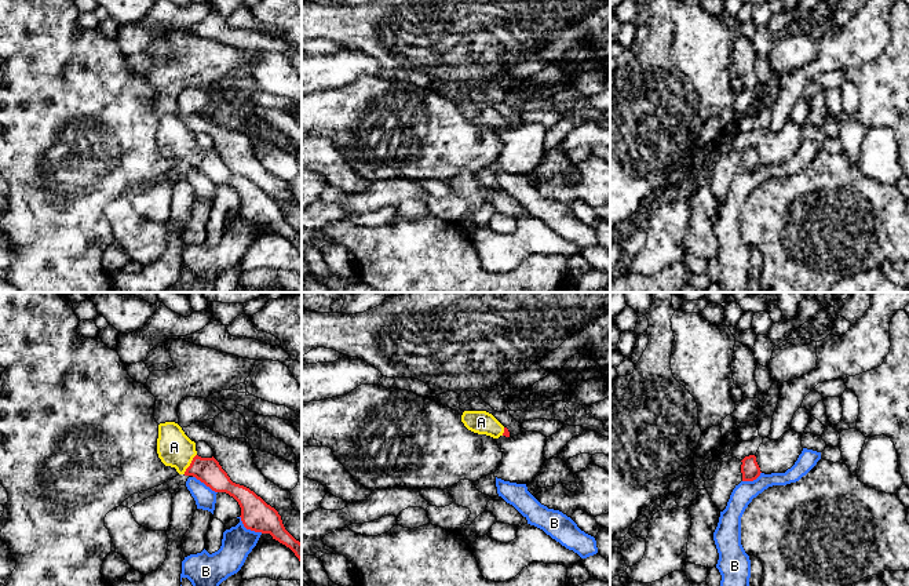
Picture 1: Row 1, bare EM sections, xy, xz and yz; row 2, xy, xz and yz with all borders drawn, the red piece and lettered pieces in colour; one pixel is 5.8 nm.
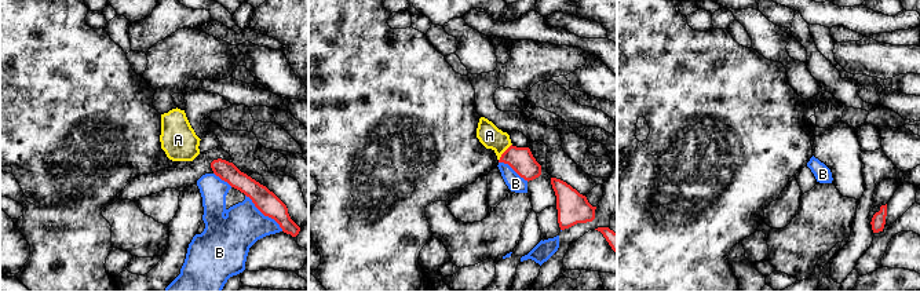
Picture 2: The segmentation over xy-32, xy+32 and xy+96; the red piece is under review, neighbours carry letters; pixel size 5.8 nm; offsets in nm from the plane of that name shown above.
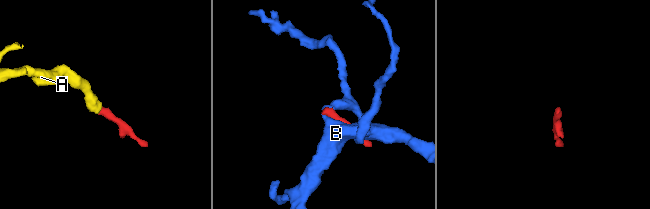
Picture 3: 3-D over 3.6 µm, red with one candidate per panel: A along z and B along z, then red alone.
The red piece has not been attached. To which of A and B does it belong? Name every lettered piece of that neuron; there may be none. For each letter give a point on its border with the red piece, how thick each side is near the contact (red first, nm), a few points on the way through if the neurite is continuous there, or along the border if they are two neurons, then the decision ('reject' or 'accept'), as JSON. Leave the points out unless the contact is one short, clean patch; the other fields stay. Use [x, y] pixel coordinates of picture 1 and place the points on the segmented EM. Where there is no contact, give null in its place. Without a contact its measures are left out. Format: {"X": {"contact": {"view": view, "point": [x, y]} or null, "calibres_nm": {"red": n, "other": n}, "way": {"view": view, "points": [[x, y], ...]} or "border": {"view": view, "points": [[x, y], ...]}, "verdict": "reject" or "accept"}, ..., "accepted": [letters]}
{"A": {"contact": {"view": "xy", "point": [190, 463]}, "calibres_nm": {"red": 150, "other": 200}, "way": {"view": "xy", "points": [[208, 470], [190, 463], [174, 447]]}, "verdict": "accept"}, "B": {"contact": {"view": "xy", "point": [248, 528]}, "calibres_nm": {"red": 180, "other": 180}, "verdict": "reject"}, "accepted": ["A"]}

